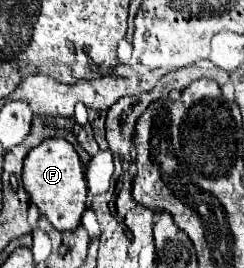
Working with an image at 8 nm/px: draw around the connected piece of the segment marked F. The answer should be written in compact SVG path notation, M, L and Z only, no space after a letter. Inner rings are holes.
M45 139L45 143L39 143L39 147L33 147L25 157L23 187L29 195L29 201L39 207L39 213L57 231L73 231L79 227L81 215L87 209L87 185L79 155L69 141Z

